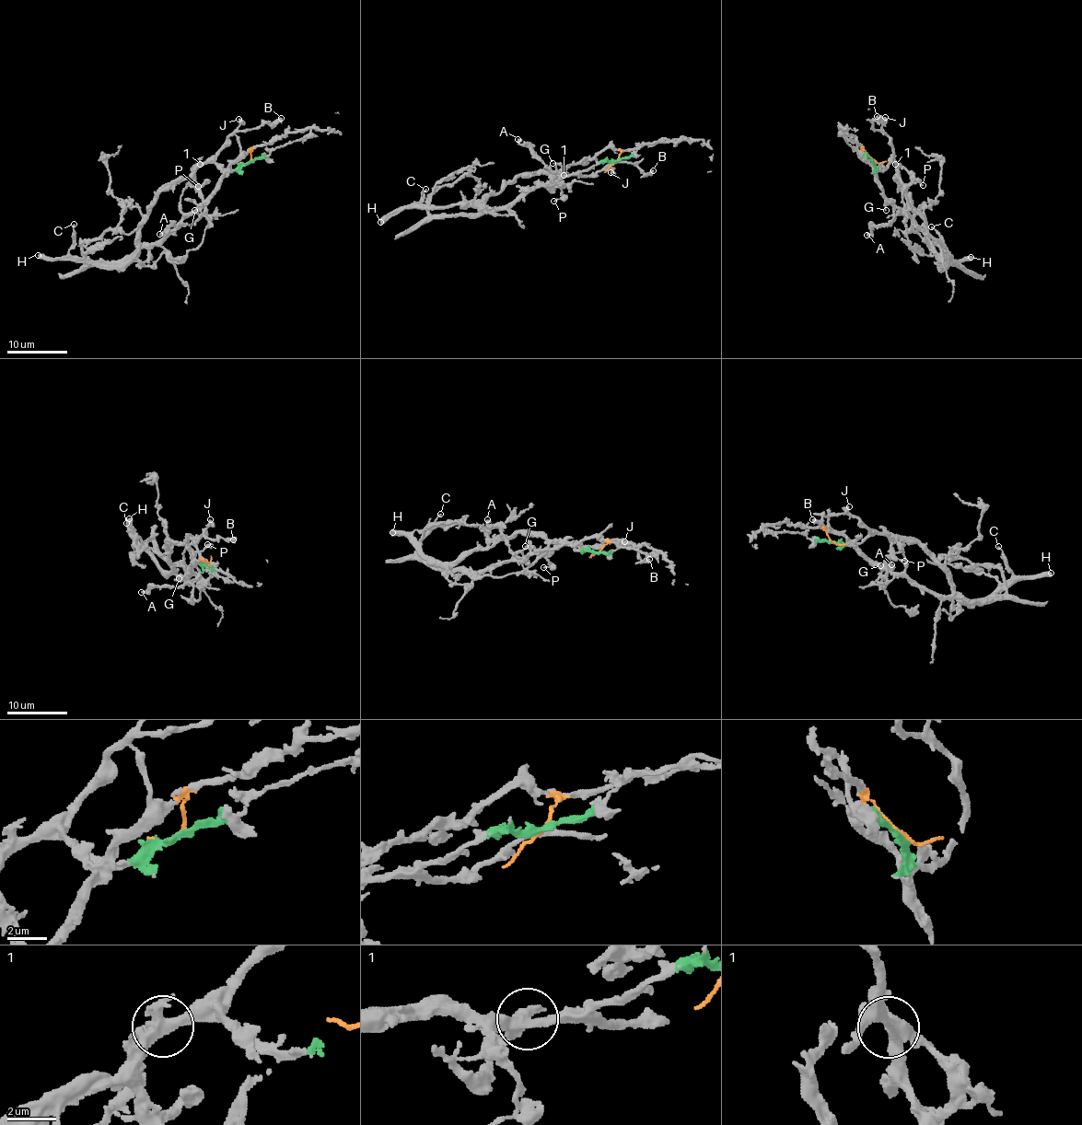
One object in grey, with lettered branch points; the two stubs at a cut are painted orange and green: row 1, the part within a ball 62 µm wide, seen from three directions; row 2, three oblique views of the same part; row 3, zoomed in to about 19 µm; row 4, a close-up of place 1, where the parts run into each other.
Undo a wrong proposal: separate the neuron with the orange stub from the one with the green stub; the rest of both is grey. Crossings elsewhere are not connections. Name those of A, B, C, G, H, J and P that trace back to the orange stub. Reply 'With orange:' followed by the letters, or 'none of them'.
With orange: G

